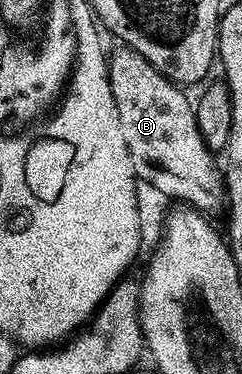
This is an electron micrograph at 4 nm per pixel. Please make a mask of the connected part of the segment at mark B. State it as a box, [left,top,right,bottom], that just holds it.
[107,49,226,212]

